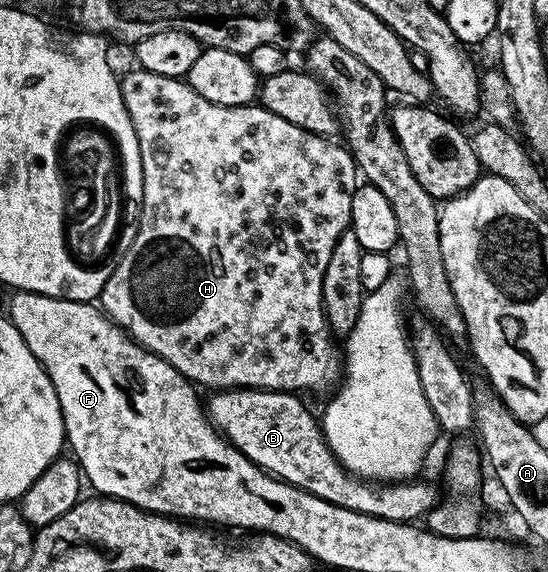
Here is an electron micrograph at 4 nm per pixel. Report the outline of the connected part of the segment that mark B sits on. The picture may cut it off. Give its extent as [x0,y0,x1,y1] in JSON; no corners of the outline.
[206,388,442,522]

